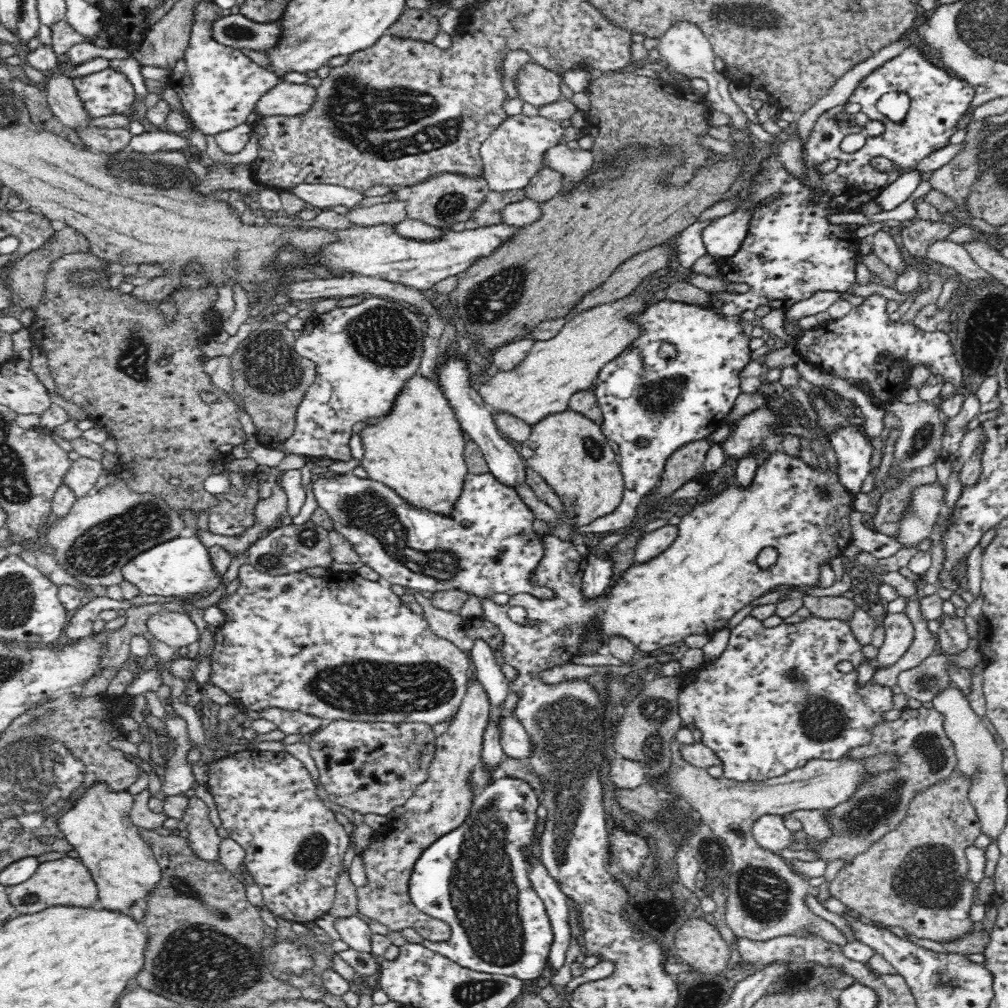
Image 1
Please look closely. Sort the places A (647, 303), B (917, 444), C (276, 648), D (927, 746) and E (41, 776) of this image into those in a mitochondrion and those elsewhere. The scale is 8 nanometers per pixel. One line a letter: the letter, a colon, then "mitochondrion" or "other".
A: other
B: mitochondrion
C: other
D: mitochondrion
E: mitochondrion

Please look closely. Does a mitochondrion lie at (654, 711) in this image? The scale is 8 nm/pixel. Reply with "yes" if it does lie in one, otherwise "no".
yes

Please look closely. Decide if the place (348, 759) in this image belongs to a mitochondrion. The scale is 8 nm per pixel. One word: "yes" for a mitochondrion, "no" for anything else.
no

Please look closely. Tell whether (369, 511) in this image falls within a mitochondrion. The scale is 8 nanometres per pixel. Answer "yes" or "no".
yes

